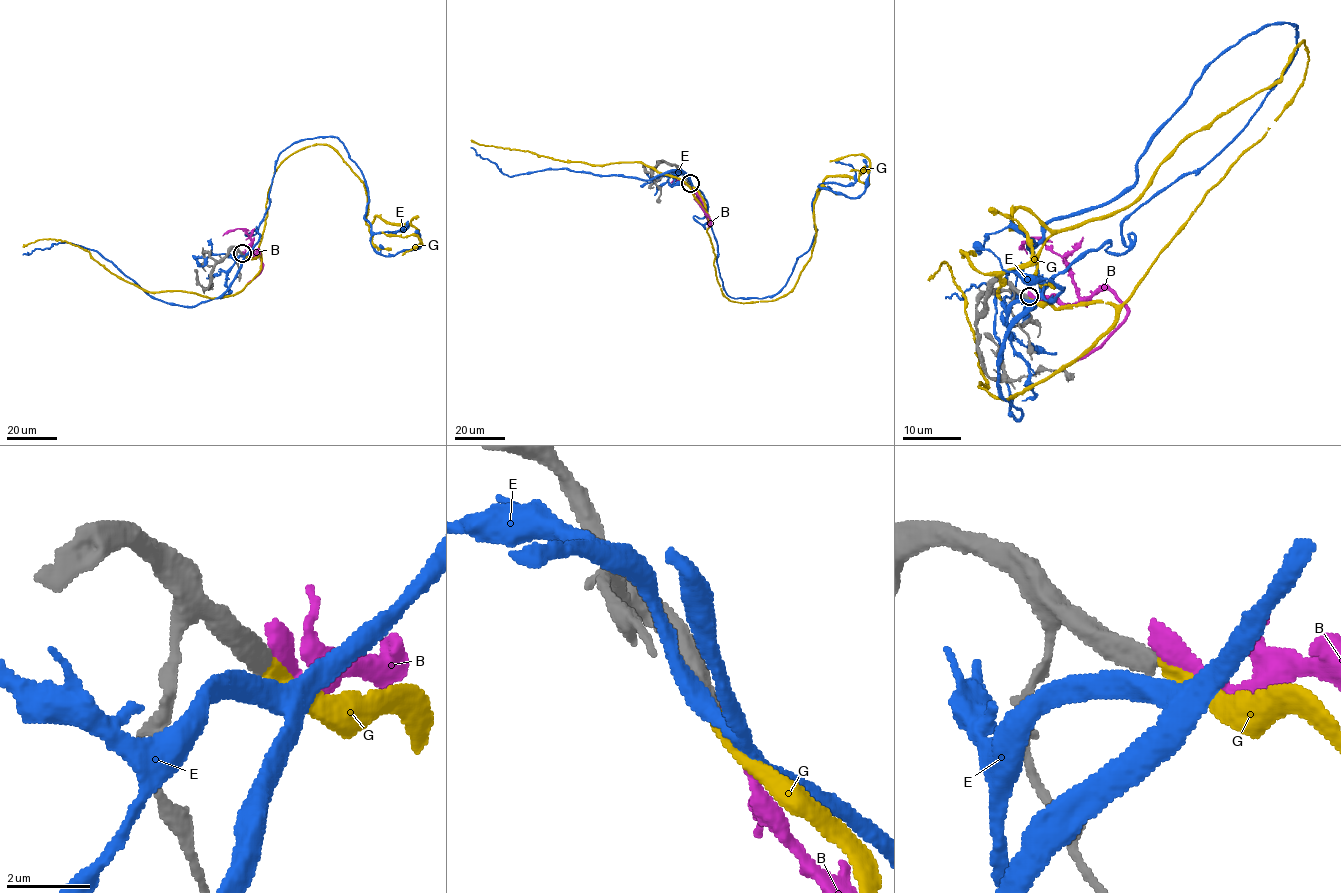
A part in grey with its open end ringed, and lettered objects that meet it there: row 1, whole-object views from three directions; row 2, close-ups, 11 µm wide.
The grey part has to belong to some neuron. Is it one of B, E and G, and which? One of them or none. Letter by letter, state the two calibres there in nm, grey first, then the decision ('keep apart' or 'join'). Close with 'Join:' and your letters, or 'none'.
B: 480/480 nm | keep apart
E: 550/440 nm | keep apart
G: 500/400 nm | join
Join: G

